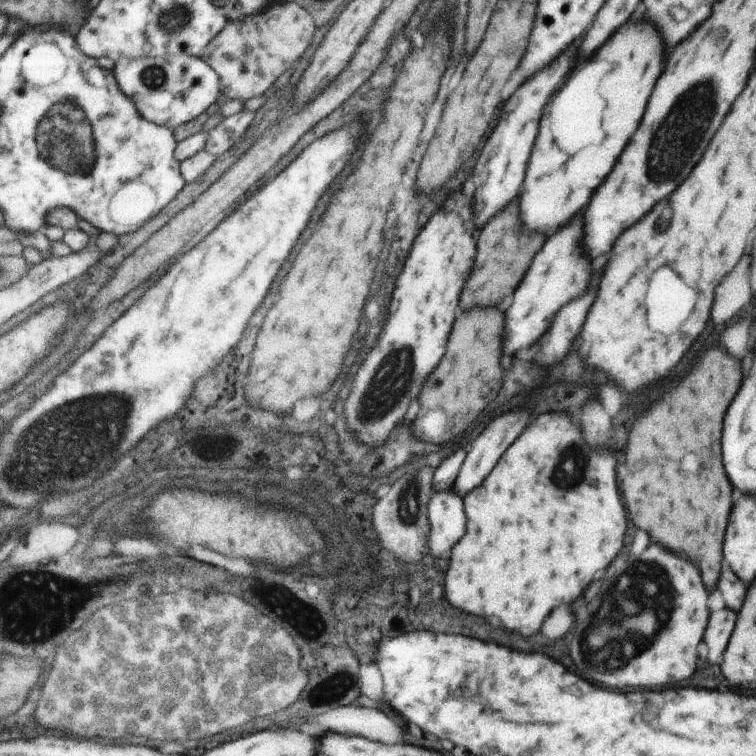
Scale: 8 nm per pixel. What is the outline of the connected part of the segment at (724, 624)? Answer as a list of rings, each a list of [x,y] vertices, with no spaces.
[[[728,608],[712,612],[712,624],[708,624],[708,636],[704,636],[704,642],[708,646],[708,660],[712,664],[722,662],[722,654],[726,650],[736,619],[737,612],[732,612]]]

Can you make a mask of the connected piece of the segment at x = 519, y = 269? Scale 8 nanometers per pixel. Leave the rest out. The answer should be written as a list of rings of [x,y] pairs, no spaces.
[[[518,200],[504,212],[504,216],[496,216],[488,228],[480,232],[480,256],[476,256],[478,268],[468,280],[468,288],[464,288],[464,310],[480,304],[490,306],[502,302],[508,294],[514,292],[516,284],[522,280],[526,270],[530,268],[532,258],[542,248],[544,236],[536,236],[536,232],[524,232],[520,226],[520,208]]]

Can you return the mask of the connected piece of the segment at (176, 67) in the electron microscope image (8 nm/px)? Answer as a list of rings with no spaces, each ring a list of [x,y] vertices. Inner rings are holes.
[[[186,53],[120,59],[113,70],[123,91],[137,104],[145,119],[171,130],[194,120],[220,98],[218,73],[203,58]]]

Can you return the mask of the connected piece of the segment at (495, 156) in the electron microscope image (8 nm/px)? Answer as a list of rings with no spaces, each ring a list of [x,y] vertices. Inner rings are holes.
[[[568,48],[556,58],[556,64],[550,63],[548,68],[544,67],[544,72],[536,72],[536,80],[532,84],[522,84],[510,100],[504,104],[504,114],[500,116],[496,124],[496,132],[492,132],[492,140],[487,140],[488,144],[482,148],[480,158],[474,166],[474,208],[476,208],[476,226],[482,228],[496,212],[500,212],[510,200],[516,198],[522,182],[524,182],[524,172],[526,164],[530,158],[530,150],[534,146],[534,140],[538,136],[538,126],[540,126],[540,116],[542,108],[546,106],[548,98],[564,86],[566,76],[572,72],[576,66],[577,48]]]

